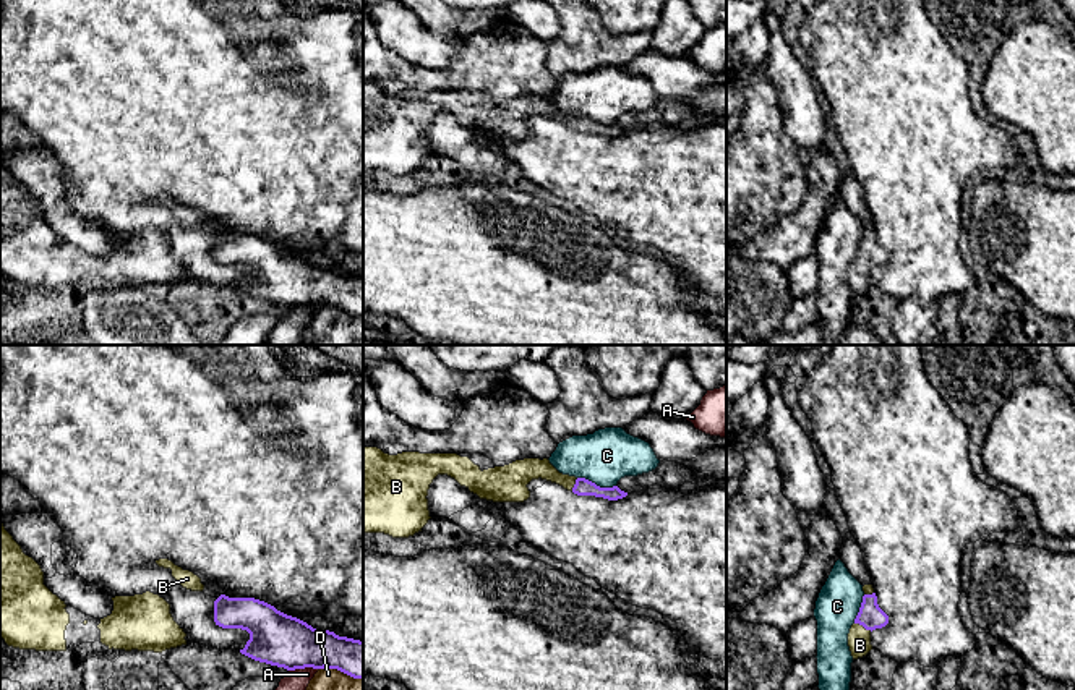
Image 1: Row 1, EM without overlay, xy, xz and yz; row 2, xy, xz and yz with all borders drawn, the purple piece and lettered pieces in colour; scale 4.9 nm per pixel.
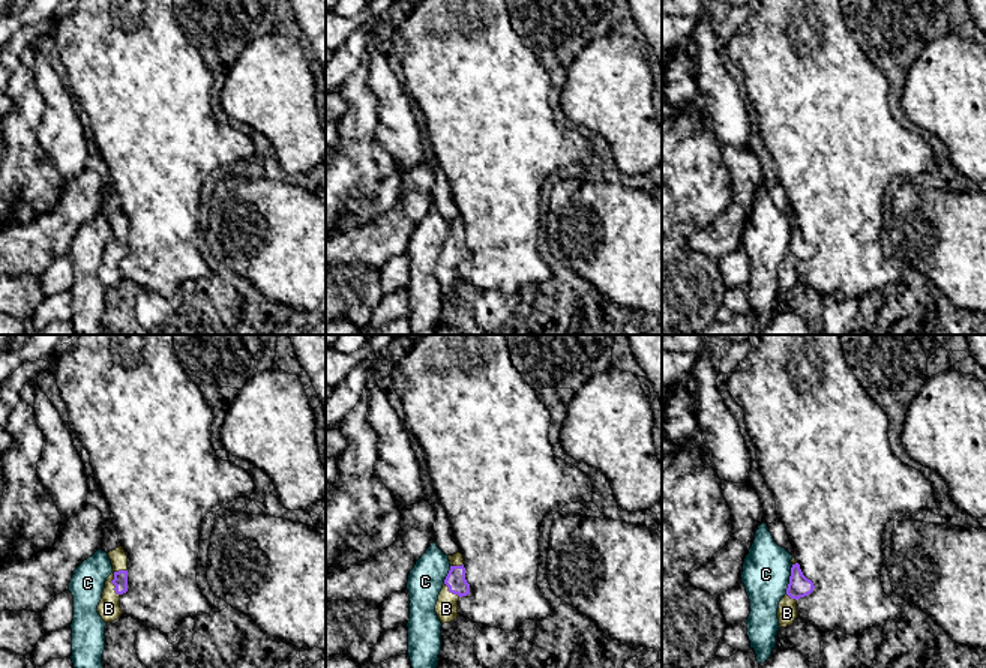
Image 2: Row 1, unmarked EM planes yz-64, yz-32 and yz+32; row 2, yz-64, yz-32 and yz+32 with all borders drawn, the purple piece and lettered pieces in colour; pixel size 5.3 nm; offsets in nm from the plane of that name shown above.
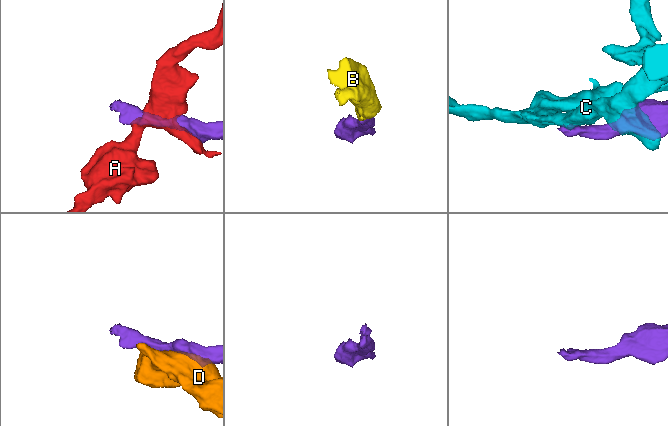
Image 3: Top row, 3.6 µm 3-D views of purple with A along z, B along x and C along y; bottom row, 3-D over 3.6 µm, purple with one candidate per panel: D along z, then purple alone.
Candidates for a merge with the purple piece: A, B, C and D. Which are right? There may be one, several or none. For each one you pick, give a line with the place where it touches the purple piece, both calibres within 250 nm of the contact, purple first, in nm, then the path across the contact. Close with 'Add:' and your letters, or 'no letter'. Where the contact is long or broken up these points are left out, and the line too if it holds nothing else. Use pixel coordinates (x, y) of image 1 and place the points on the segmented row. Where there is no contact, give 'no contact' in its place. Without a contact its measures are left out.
B: yz (863, 626) | 120/110 nm | across yz (871, 616), (863, 626), (860, 645)
Add: B

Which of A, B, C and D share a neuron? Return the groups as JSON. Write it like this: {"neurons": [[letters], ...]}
{"neurons": [["A"], ["B"], ["C"], ["D"]]}

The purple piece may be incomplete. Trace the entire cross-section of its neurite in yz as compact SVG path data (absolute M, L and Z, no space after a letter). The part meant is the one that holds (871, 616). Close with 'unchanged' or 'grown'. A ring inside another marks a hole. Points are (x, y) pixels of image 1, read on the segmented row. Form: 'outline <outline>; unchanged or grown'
outline M864 585L863 591L859 612L848 633L853 659L866 656L872 650L871 632L889 624L889 615L879 607L872 585Z; grown

